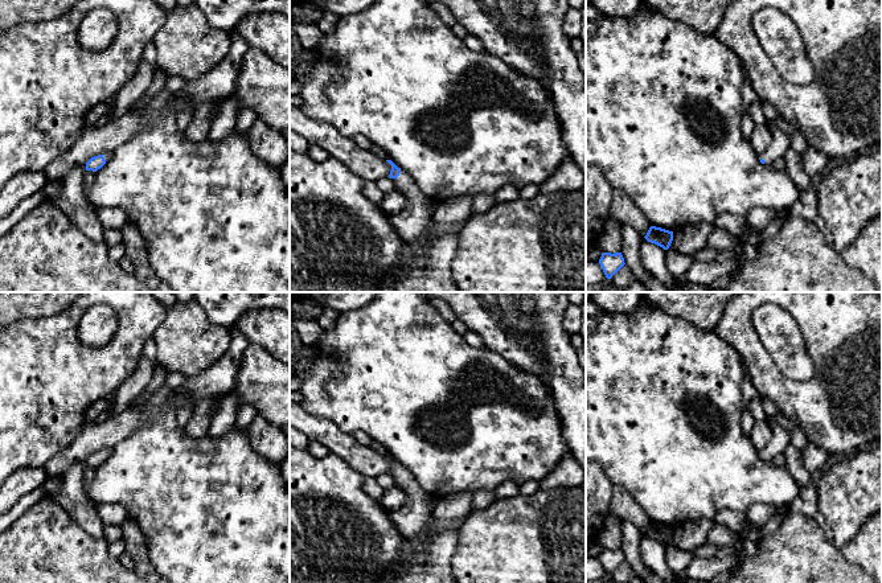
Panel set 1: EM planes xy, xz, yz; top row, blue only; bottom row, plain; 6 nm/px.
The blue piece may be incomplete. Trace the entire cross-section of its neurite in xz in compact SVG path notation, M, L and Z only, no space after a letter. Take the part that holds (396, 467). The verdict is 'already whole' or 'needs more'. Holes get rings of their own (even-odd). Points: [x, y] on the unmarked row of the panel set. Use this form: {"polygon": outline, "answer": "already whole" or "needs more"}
{"polygon": "M391 456L386 457L391 461L389 473L406 494L406 504L397 510L390 510L389 517L413 545L423 542L431 533L428 529L432 517L431 496L418 485L405 467Z", "answer": "needs more"}

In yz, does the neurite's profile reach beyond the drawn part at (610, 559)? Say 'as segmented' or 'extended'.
as segmented

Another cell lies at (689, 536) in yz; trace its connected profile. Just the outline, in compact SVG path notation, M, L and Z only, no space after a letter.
M696 520L685 522L673 529L673 537L669 545L689 553L706 542L706 537L714 526L711 520Z

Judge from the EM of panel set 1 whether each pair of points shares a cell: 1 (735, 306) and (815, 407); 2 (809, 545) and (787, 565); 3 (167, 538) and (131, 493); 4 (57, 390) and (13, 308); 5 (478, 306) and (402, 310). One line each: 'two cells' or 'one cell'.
1: one cell
2: one cell
3: one cell
4: two cells
5: two cells

